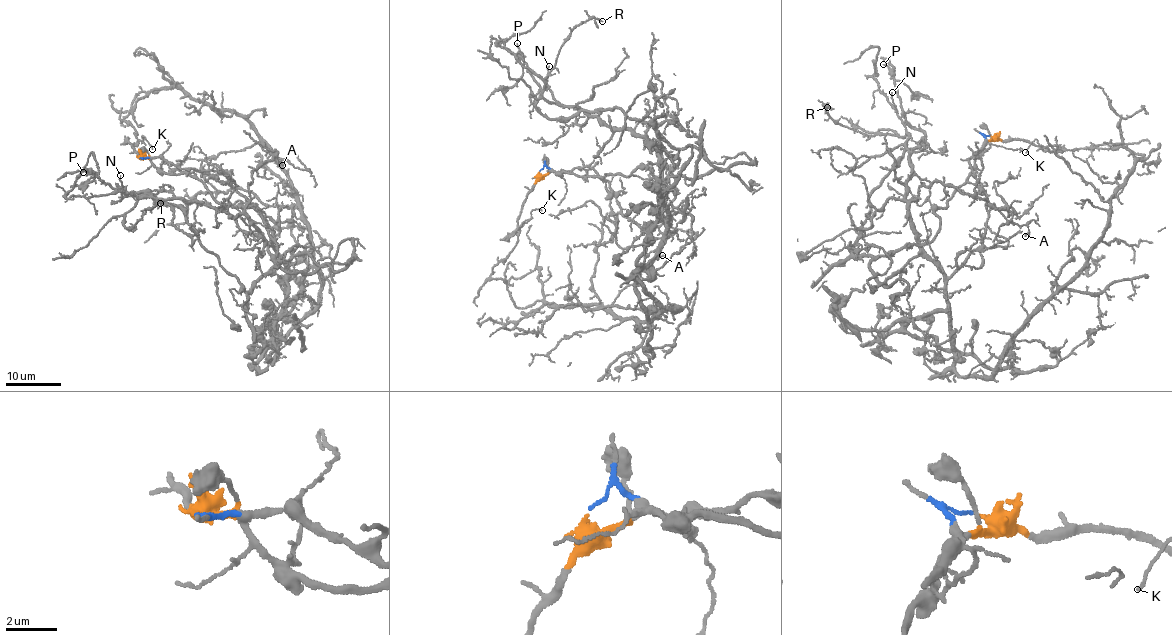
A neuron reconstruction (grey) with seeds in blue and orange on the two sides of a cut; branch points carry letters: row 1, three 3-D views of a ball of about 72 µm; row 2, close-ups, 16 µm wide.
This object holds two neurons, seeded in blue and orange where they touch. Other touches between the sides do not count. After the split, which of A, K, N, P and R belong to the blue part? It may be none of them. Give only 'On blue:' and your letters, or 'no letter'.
On blue: A, N, R

